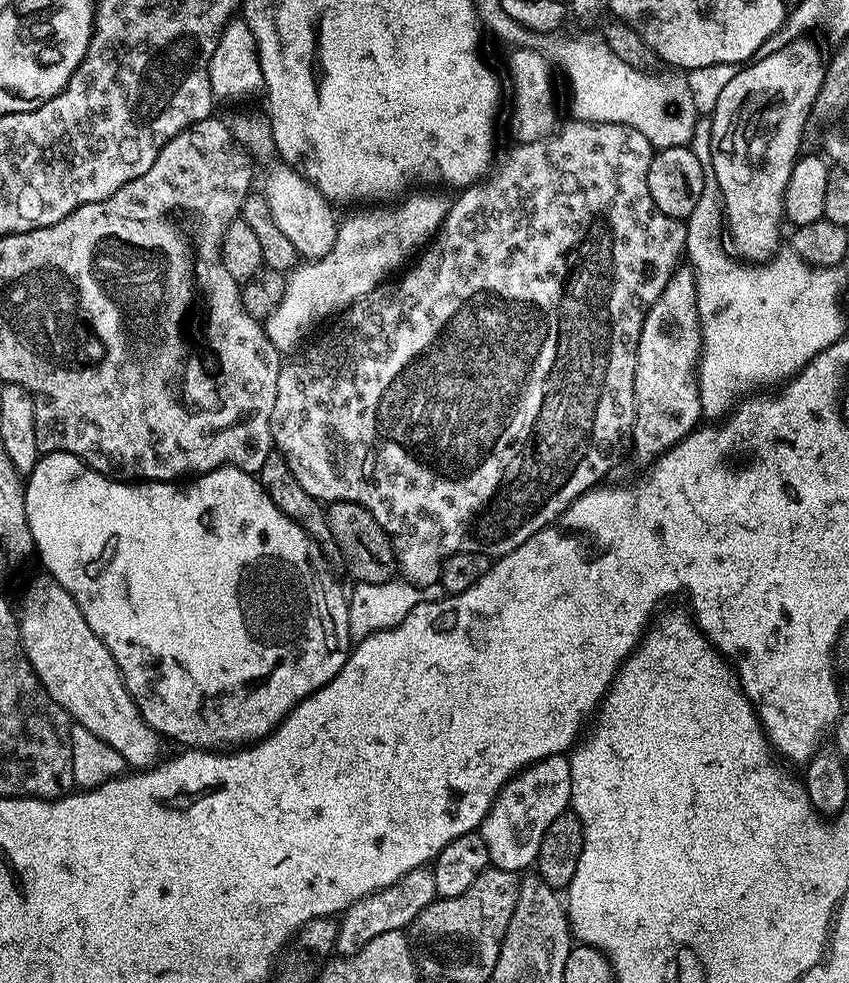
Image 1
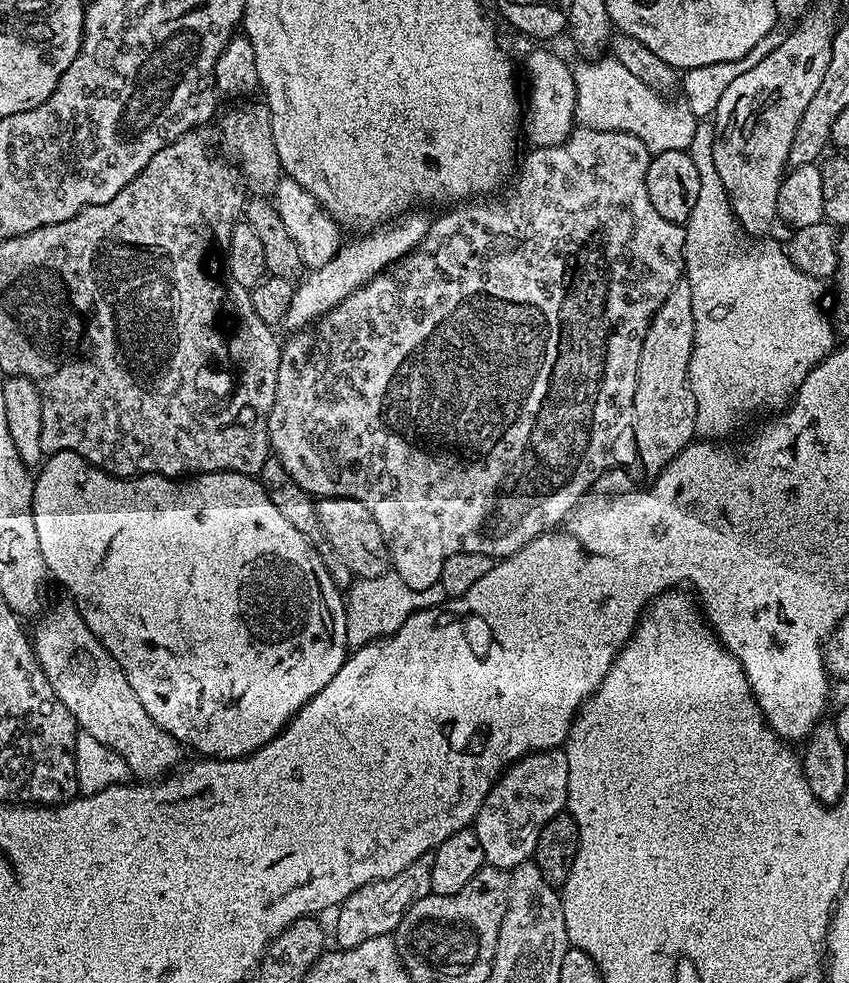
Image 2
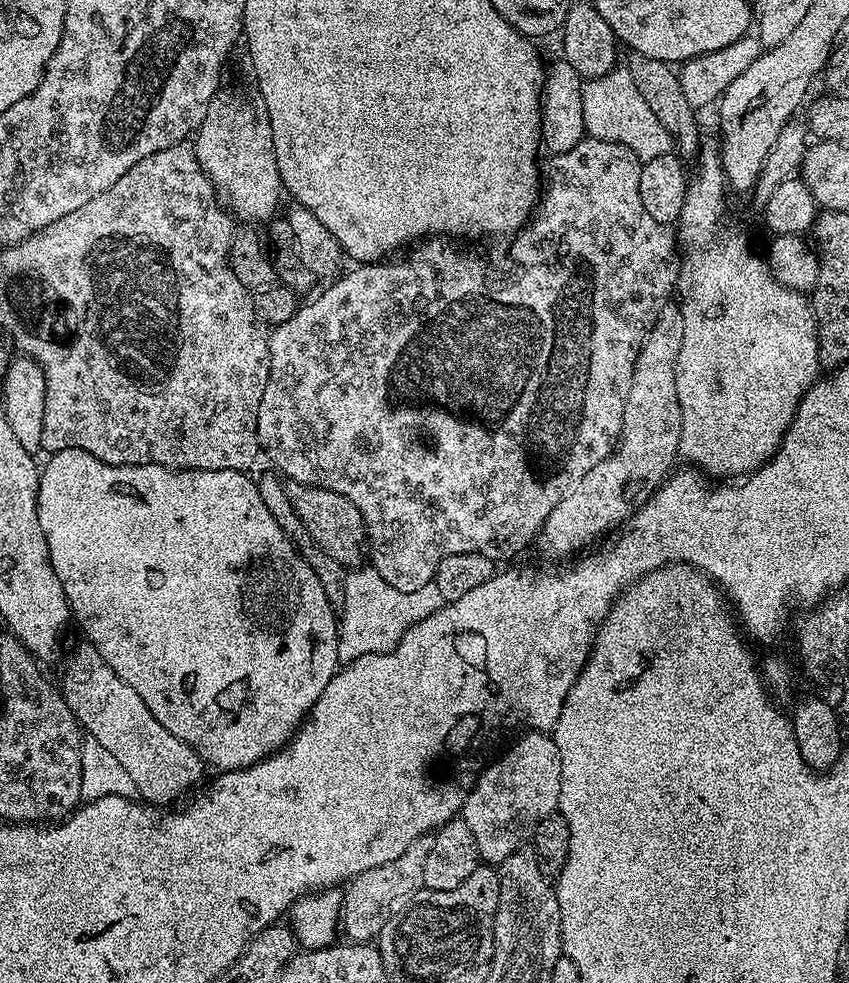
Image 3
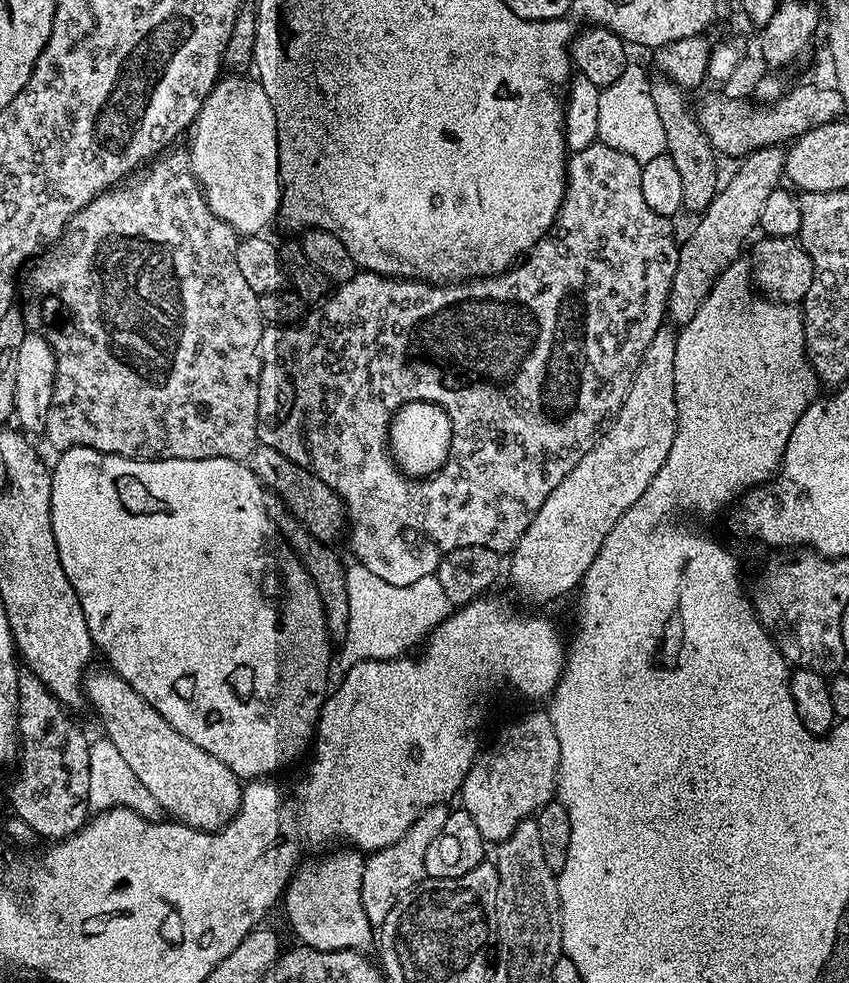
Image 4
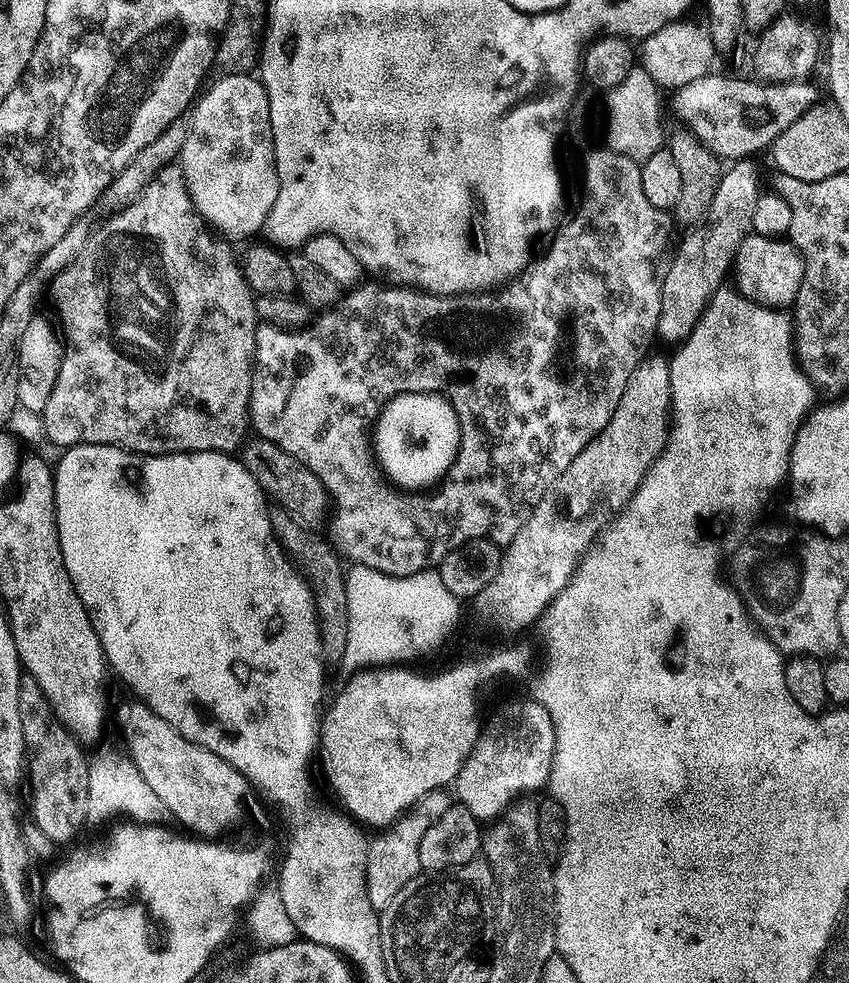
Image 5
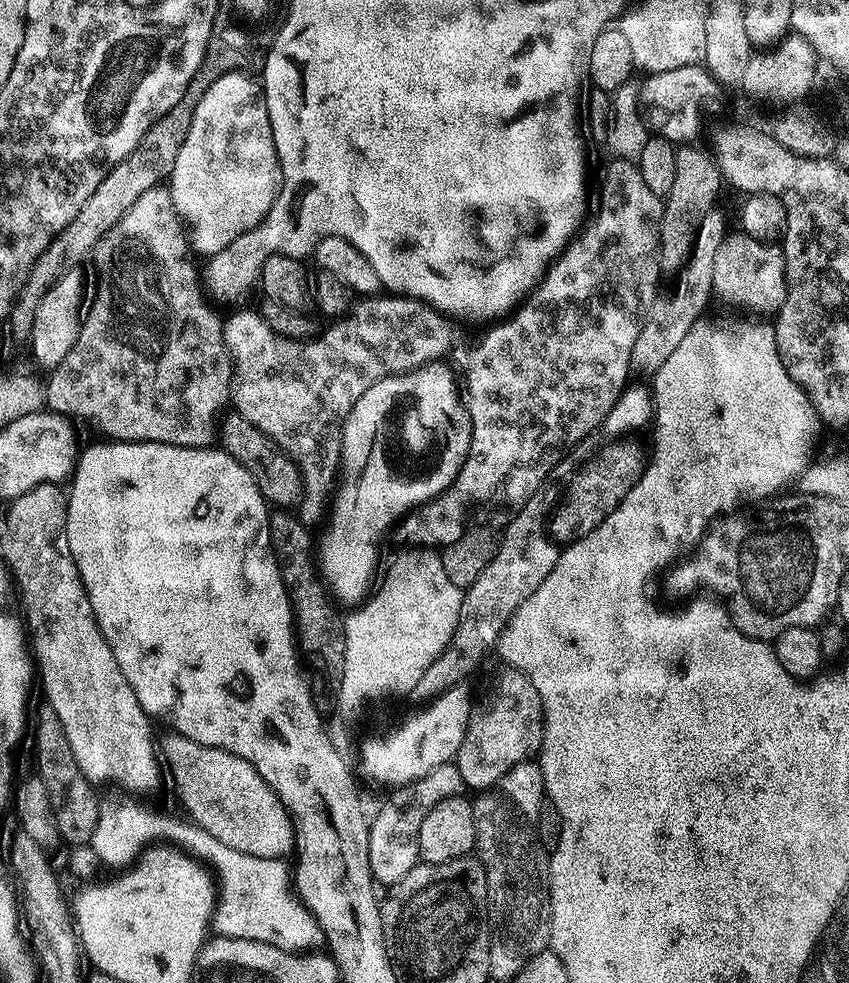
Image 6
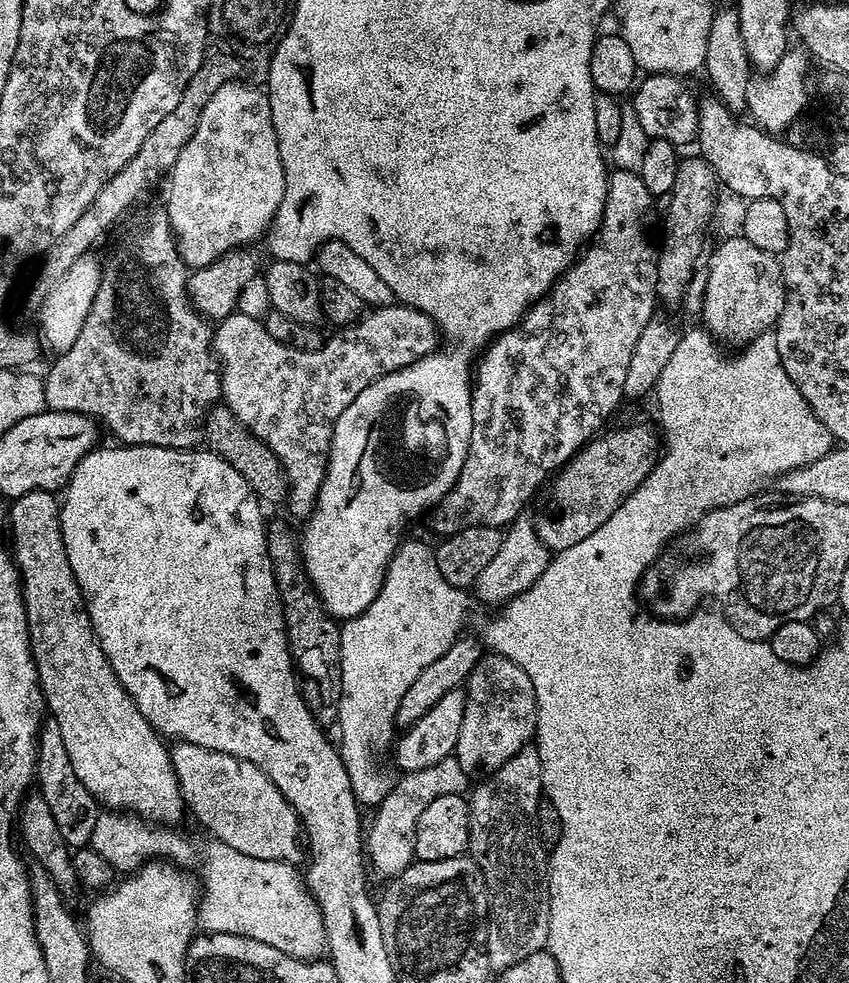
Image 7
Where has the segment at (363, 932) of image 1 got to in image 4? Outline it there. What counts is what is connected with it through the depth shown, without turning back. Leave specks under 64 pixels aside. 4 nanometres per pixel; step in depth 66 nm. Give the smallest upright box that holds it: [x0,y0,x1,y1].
[362,804,449,926]

